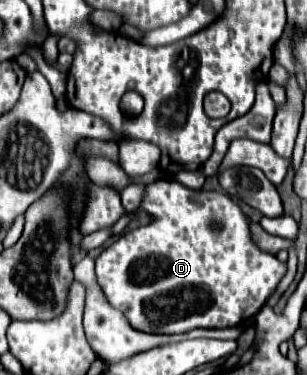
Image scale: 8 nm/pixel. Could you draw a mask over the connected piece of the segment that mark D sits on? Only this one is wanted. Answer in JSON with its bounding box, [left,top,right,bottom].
[96,180,288,334]

